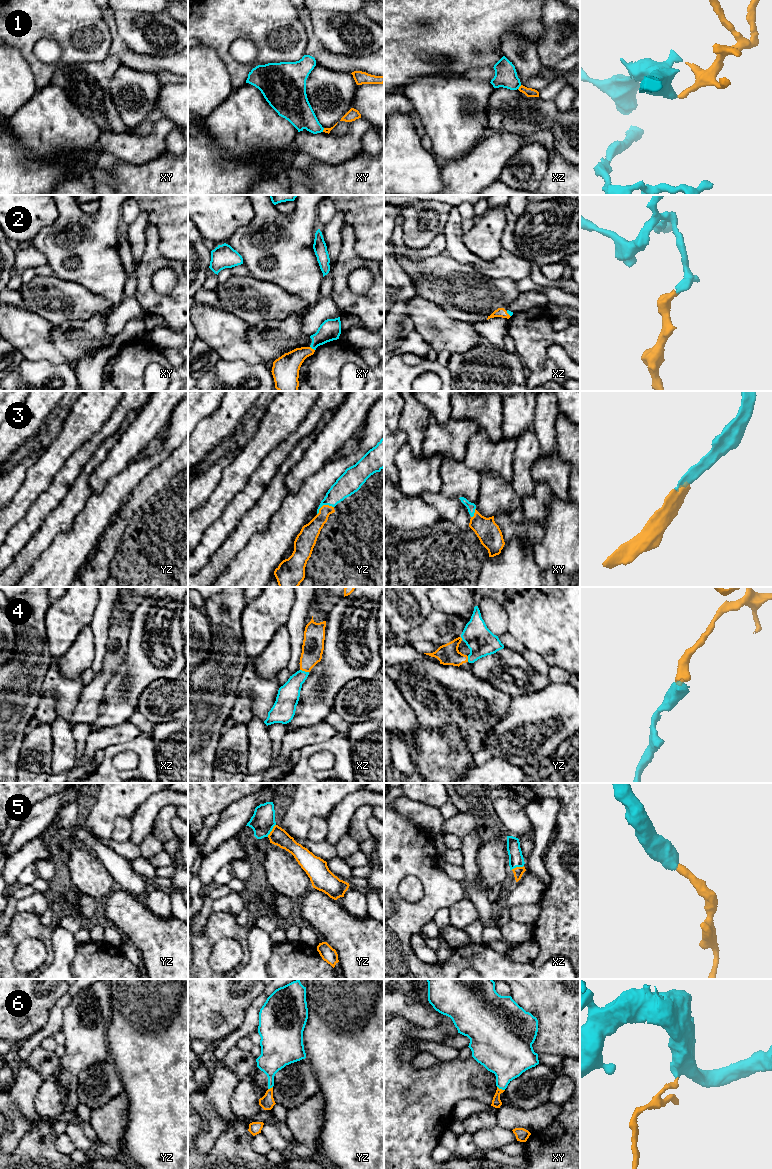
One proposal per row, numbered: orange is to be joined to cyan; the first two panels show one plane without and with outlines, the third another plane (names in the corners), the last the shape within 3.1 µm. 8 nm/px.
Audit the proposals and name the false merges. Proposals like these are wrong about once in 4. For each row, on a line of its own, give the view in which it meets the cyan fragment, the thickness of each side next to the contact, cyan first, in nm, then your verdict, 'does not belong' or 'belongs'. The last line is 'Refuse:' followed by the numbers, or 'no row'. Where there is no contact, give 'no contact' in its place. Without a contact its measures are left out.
1: meets cyan in xz; 180 nm thick on the cyan side, 80 nm on the other; belongs
2: meets cyan in xy; 170 nm thick on the cyan side, 200 nm on the other; belongs
3: meets cyan in yz; 180 nm thick on the cyan side, 140 nm on the other; belongs
4: meets cyan in xz; 180 nm thick on the cyan side, 180 nm on the other; belongs
5: meets cyan in yz; 190 nm thick on the cyan side, 140 nm on the other; belongs
6: meets cyan in xy; 320 nm thick on the cyan side, 80 nm on the other; belongs
Refuse: no row

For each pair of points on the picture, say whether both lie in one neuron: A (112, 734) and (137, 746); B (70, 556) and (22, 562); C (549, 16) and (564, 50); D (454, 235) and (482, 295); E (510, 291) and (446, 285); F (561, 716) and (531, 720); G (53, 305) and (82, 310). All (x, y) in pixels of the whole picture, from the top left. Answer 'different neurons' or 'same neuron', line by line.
A: different neurons
B: different neurons
C: same neuron
D: different neurons
E: same neuron
F: same neuron
G: same neuron

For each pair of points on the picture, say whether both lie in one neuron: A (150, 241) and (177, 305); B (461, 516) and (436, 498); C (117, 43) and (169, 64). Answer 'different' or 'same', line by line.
A: same
B: same
C: same

